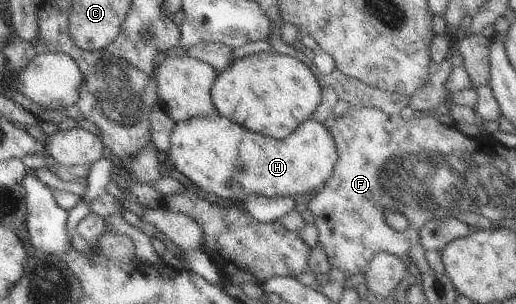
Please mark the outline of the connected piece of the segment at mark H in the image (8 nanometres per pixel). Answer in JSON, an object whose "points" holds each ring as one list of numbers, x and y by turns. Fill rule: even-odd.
{"points":[[221,115,191,118,176,123,170,140,168,158,198,189,223,199,239,199,240,203,249,195,303,199,325,185,339,159,330,126,311,119,287,139,276,140,231,123]]}

